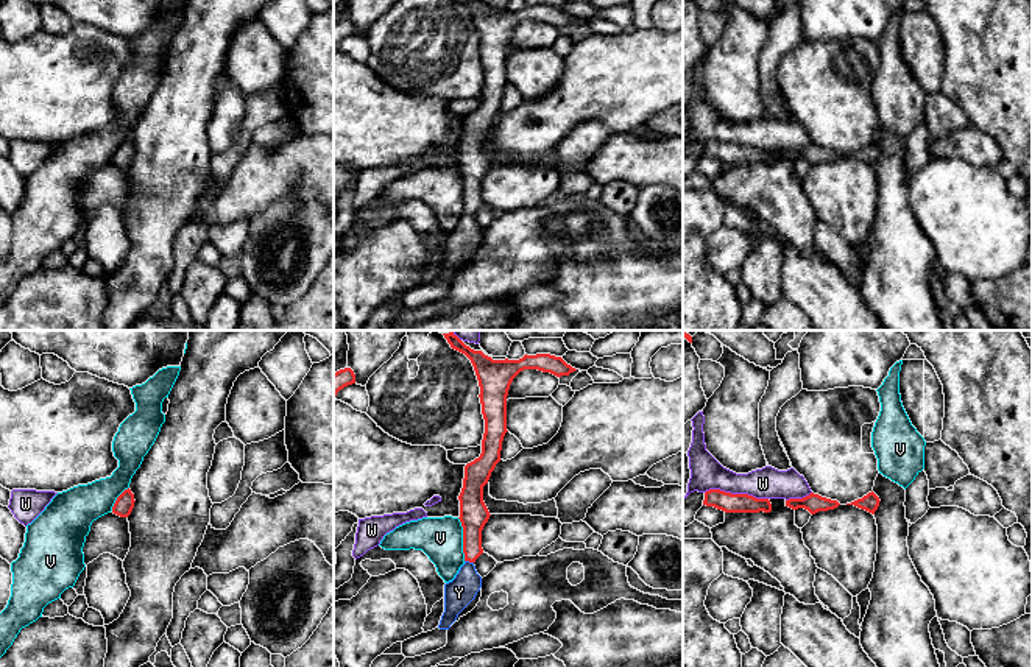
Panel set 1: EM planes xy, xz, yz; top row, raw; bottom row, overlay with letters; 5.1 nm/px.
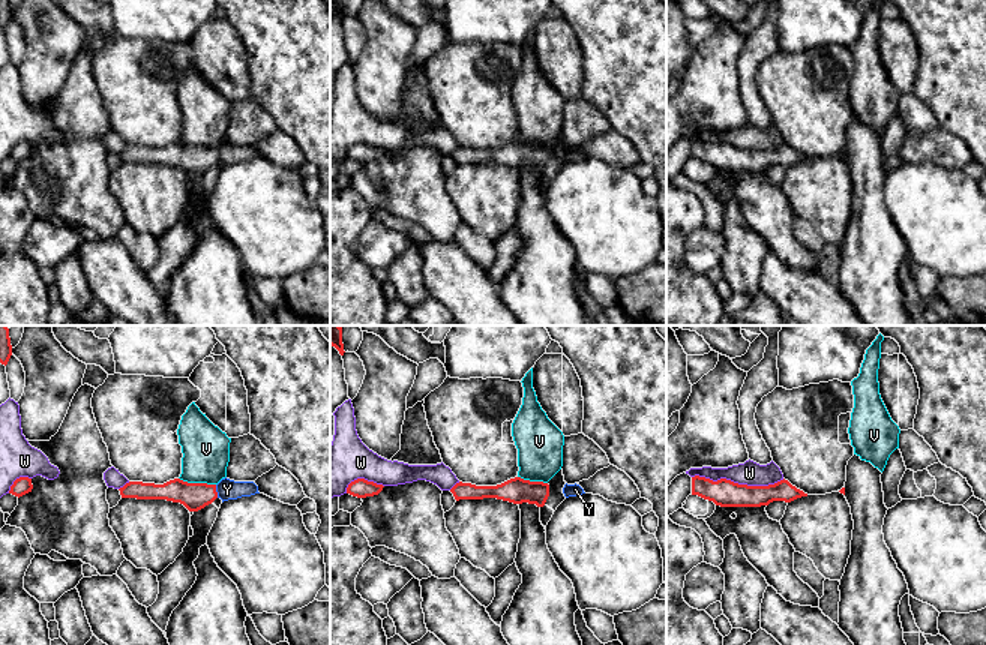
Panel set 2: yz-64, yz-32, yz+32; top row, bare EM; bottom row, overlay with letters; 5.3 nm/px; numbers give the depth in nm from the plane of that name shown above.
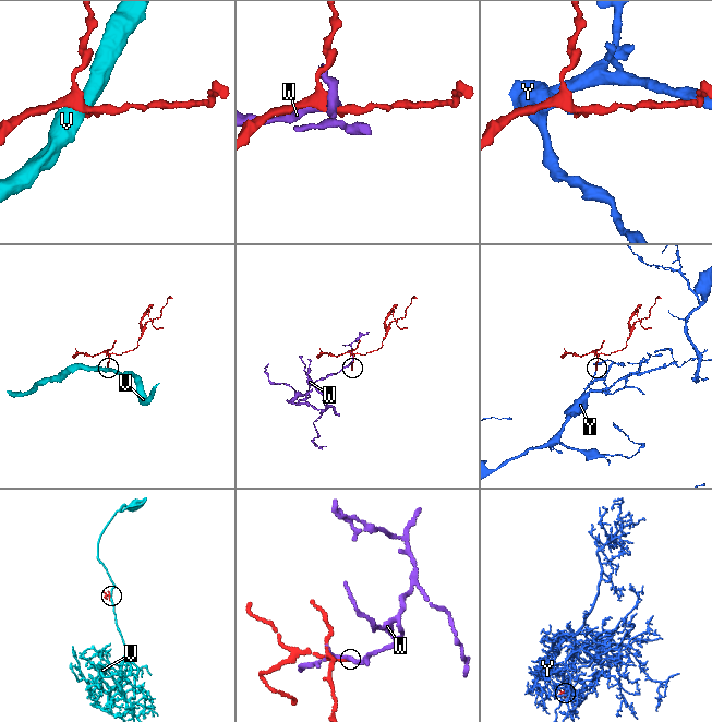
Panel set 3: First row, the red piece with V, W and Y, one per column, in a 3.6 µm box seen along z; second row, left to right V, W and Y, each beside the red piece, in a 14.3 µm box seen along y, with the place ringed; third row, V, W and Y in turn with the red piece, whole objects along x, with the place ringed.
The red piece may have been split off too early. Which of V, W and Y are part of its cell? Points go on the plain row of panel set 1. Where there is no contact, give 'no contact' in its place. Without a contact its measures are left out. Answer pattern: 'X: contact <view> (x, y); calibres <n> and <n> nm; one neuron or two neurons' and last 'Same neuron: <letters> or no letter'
V: contact xz (463, 190); calibres 150 and 220 nm; two neurons
W: contact yz (736, 145); calibres 100 and 170 nm; two neurons
Y: contact xz (470, 212); calibres 150 and 150 nm; one neuron
Same neuron: Y

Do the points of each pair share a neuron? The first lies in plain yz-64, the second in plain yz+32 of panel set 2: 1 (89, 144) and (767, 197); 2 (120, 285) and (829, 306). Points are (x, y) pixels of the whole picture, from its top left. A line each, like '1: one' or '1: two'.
1: one
2: one

